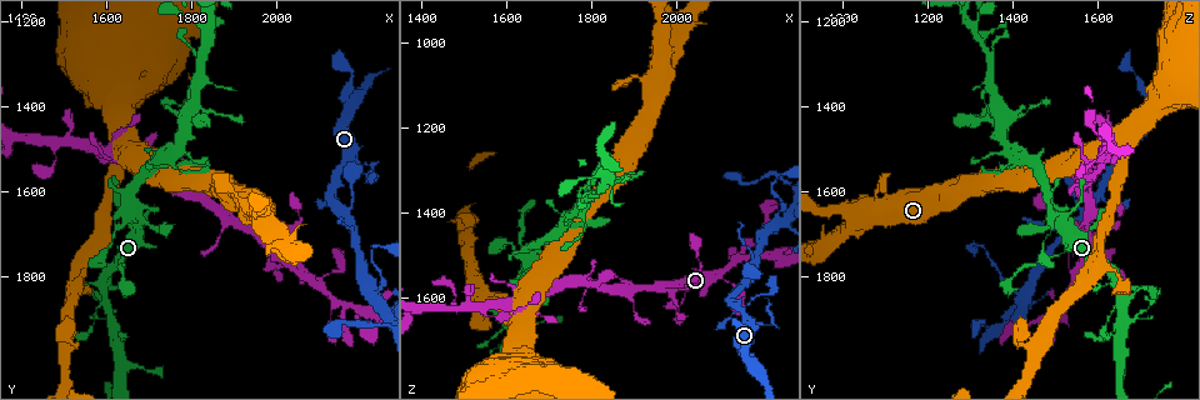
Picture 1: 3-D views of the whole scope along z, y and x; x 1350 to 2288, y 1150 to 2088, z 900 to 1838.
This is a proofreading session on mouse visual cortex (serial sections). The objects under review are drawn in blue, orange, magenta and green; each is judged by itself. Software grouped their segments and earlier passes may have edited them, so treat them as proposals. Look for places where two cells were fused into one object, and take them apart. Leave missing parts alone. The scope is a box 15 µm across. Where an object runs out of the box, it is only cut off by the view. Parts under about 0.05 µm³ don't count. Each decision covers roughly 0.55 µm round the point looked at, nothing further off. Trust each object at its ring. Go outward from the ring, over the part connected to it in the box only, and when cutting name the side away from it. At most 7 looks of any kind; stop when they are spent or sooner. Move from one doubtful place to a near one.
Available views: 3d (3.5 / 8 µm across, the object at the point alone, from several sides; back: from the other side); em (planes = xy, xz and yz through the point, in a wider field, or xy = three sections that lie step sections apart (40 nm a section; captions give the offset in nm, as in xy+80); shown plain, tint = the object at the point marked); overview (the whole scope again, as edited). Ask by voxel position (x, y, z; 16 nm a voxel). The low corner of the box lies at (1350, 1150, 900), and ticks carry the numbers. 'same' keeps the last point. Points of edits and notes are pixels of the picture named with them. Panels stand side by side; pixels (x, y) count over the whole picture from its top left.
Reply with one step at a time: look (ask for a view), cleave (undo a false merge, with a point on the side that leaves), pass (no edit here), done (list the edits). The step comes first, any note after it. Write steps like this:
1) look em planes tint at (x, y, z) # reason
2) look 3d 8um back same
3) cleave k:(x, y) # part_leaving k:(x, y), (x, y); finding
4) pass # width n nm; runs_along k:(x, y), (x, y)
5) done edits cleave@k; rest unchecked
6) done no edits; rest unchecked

look 3d 3.5um at (1965, 1700, 1575) # sudden change in width

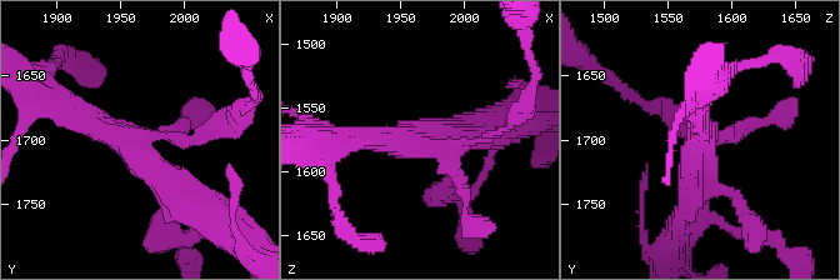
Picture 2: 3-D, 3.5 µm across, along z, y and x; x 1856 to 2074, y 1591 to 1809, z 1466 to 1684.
look em xy step 1 plain at (1970, 1700, 1578) # arms 3; arm_widths 150, 250, 300 nm; need the tissue

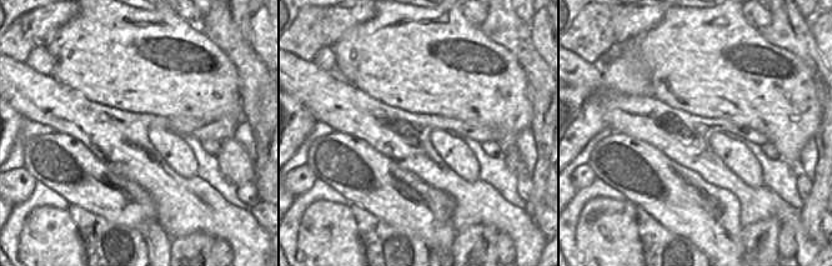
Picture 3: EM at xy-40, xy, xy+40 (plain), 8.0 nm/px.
look em xy step 1 tint same

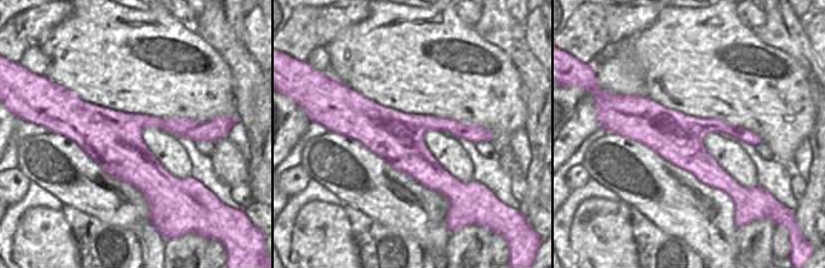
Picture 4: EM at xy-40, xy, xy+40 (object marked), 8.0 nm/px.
pass # runs_along 2:(218, 129), (126, 140), (69, 114); continuous, no second cell

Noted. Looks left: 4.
look 3d 3.5um at (1770, 1490, 1390) # a fork

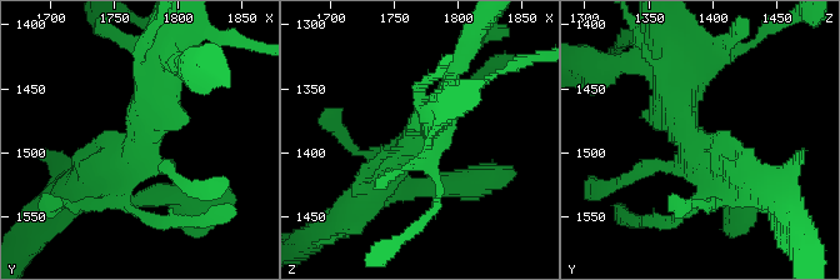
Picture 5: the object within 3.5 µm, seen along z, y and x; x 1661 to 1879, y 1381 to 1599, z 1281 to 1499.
look em planes tint at (1770, 1498, 1390)

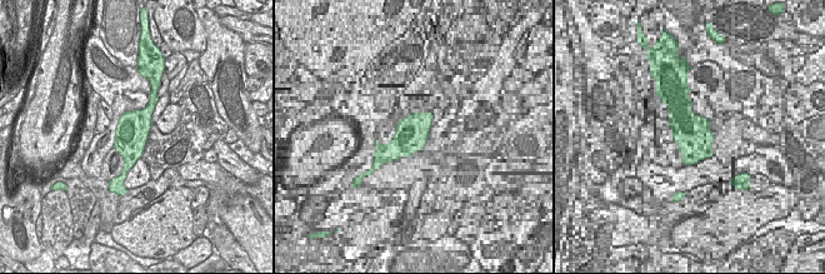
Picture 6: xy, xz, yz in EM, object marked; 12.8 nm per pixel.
pass # one cell here

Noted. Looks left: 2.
look em xy step 3 tint at (1545, 1490, 1620) # thin neck

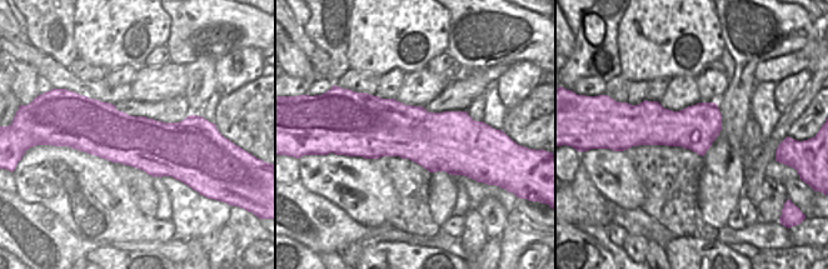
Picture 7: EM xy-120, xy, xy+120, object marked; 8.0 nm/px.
look 3d 3.5um same # see where the arms go

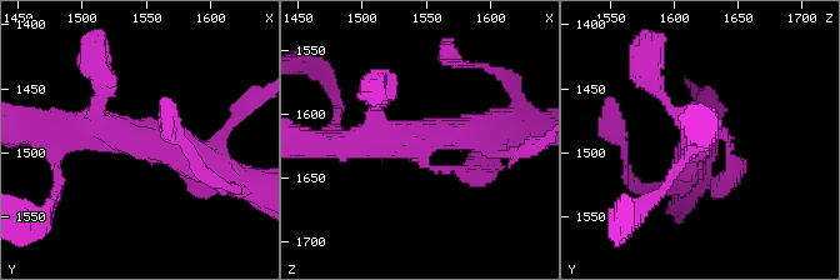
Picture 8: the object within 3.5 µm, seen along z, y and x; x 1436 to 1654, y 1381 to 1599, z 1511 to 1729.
pass # arms 3; runs_along 8:(214, 171), (61, 133); continuous, no second cell

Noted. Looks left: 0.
done no edits; rest unchecked

